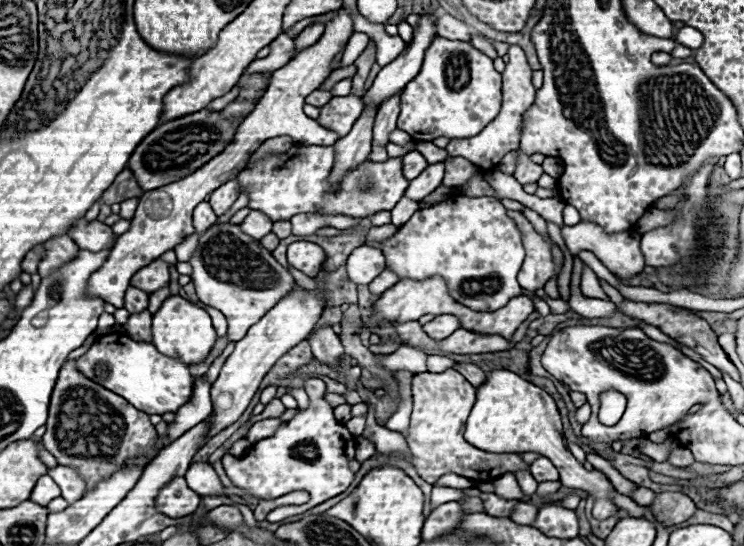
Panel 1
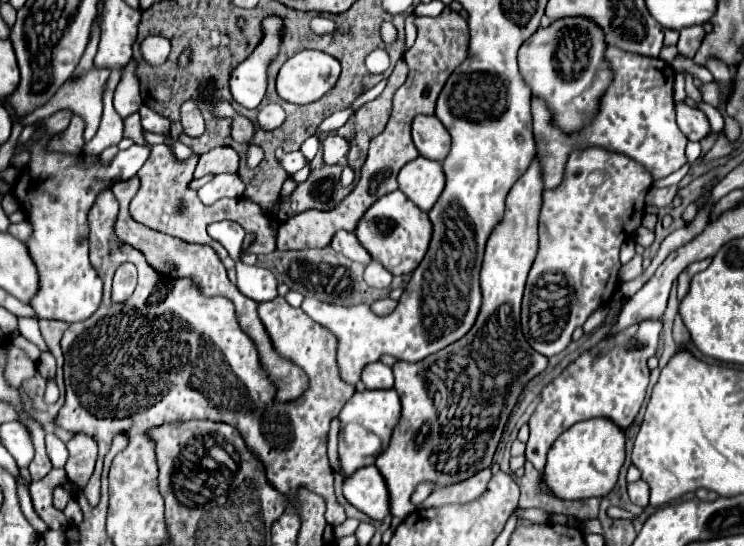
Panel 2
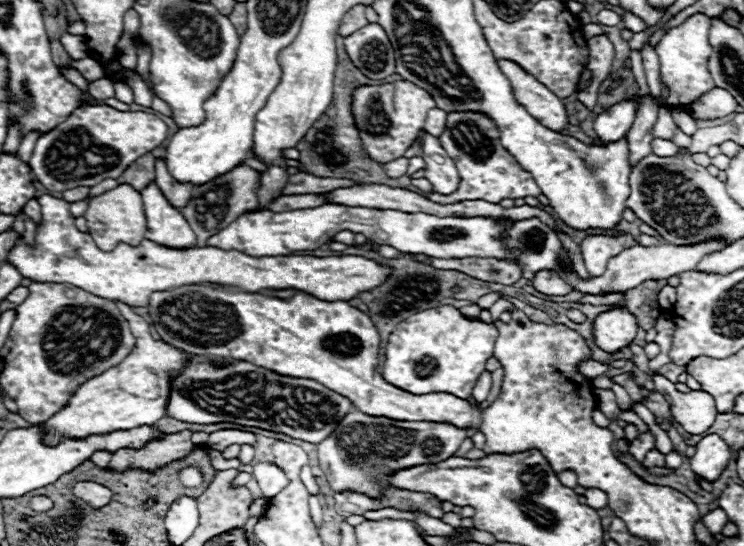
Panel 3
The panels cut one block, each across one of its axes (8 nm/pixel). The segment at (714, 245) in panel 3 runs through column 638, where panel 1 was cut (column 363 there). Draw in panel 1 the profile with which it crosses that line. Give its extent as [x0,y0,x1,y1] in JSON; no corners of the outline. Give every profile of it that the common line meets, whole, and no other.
[348,246,386,284]

